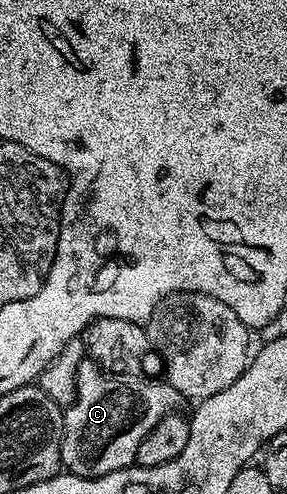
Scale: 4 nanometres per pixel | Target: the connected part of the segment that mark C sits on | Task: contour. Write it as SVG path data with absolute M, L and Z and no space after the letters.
M84 359L78 371L78 393L69 408L64 412L64 430L62 431L62 468L72 476L103 476L112 474L121 468L134 464L136 450L140 442L148 438L152 426L160 422L180 403L177 390L169 382L158 380L141 380L138 374L122 375L103 370L99 365Z

